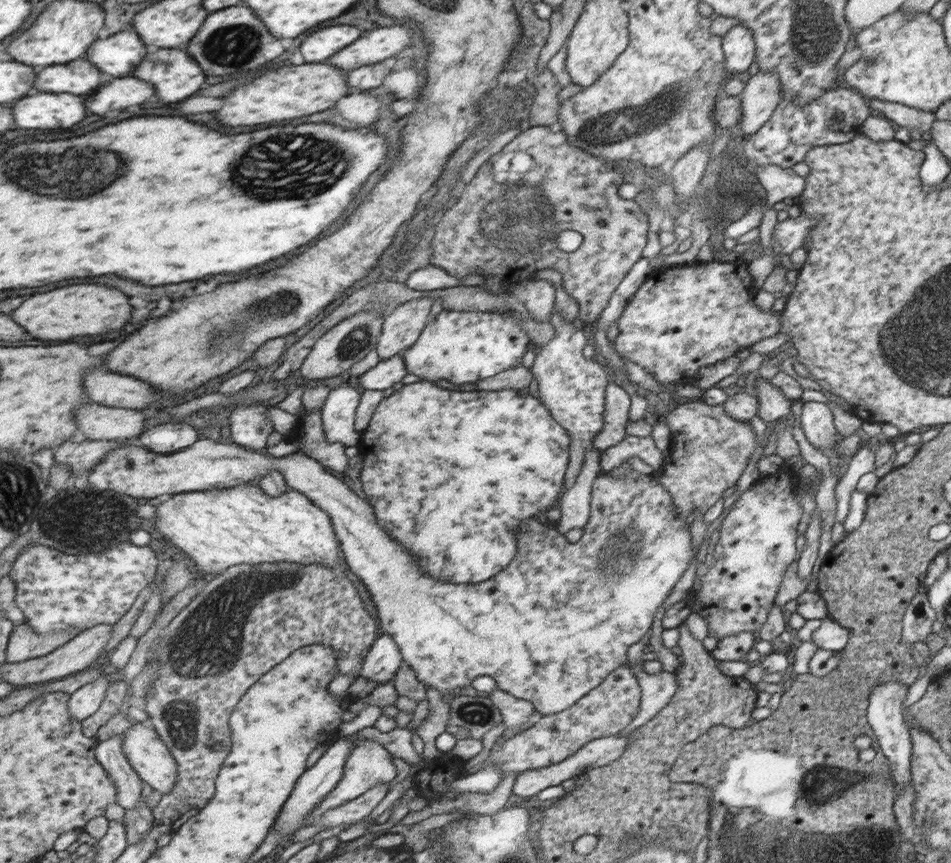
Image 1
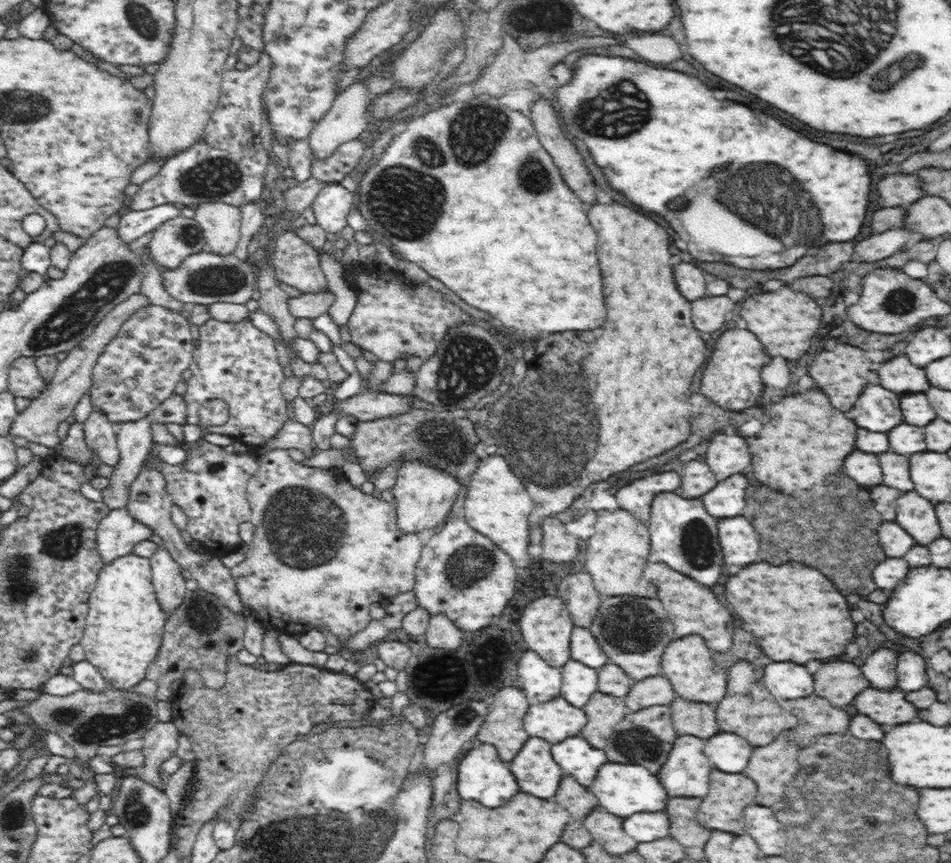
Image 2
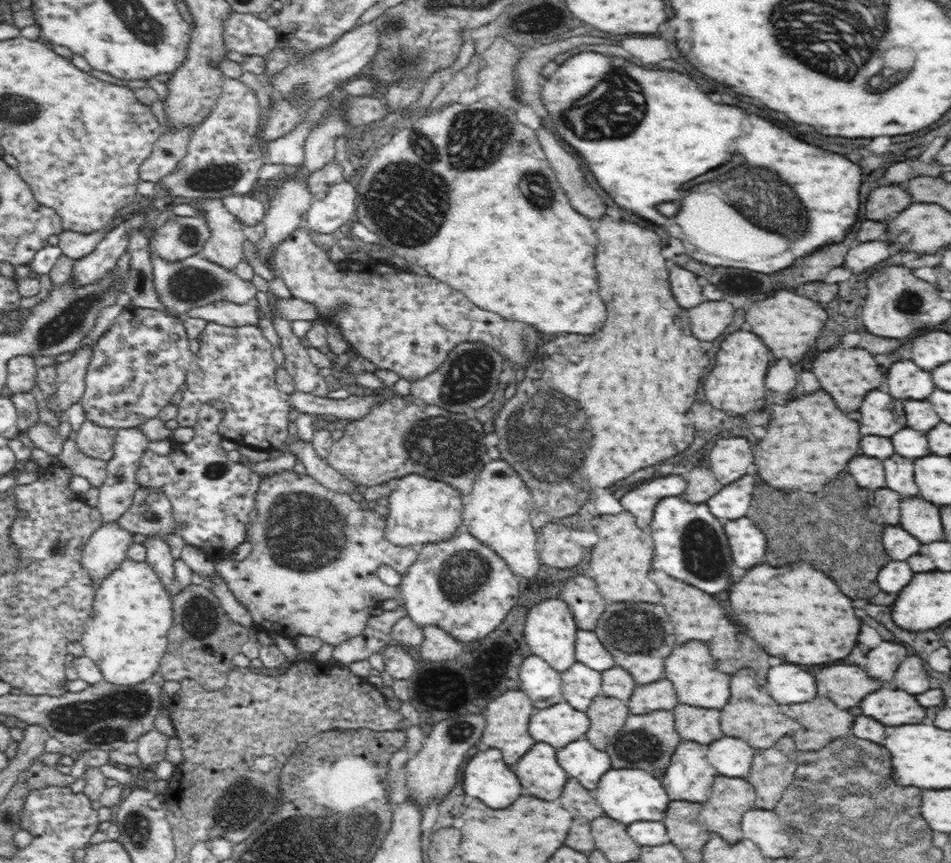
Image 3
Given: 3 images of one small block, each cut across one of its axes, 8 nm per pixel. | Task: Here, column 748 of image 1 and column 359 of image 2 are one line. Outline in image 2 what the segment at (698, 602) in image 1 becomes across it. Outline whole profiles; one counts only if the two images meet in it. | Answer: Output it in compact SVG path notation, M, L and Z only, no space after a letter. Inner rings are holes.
M276 449L260 456L260 469L247 485L248 503L251 506L250 522L255 526L254 537L245 547L242 562L230 569L234 578L238 597L243 607L250 608L250 616L258 619L270 630L279 631L281 634L301 634L311 629L325 626L339 639L350 639L360 632L371 621L371 605L379 601L387 604L391 598L413 590L415 568L420 560L426 537L416 535L402 536L400 528L396 526L396 513L391 502L383 500L378 492L365 494L360 488L354 487L344 476L341 469L326 469L304 466L294 462L289 456L288 449Z

